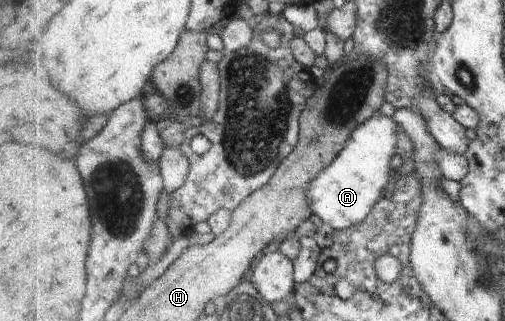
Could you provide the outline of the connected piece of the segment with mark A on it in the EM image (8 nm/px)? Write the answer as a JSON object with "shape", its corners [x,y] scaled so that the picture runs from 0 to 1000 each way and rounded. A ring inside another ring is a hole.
{"shape":[[[747,355],[699,414],[691,452],[612,586],[608,614],[620,664],[661,720],[689,717],[723,692],[741,645],[760,617],[772,564],[772,508],[788,461],[788,383],[776,364]]]}

